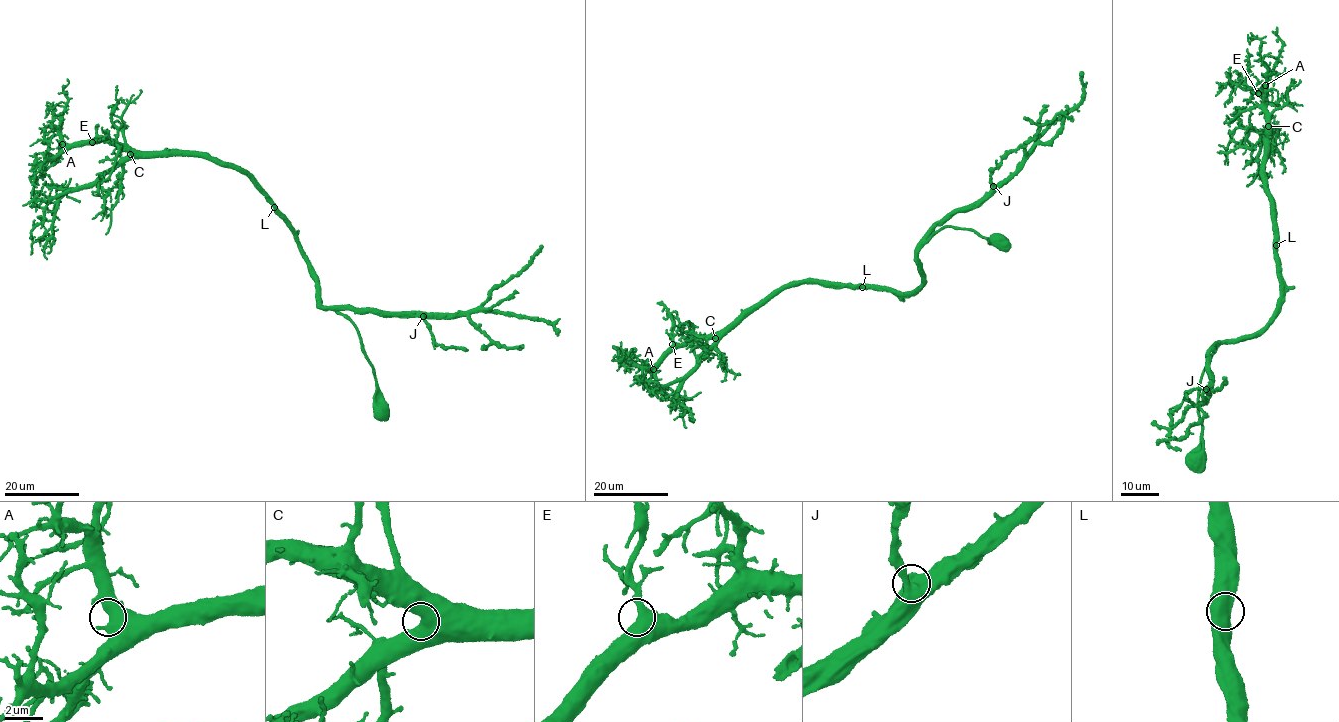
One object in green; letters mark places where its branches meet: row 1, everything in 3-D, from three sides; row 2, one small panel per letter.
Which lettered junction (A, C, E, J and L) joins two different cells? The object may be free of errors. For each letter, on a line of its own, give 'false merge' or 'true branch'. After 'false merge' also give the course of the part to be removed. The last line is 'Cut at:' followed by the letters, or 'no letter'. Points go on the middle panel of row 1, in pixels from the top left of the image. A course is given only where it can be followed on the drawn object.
A: true branch
C: true branch
E: true branch
J: true branch
L: true branch
Cut at: no letter

